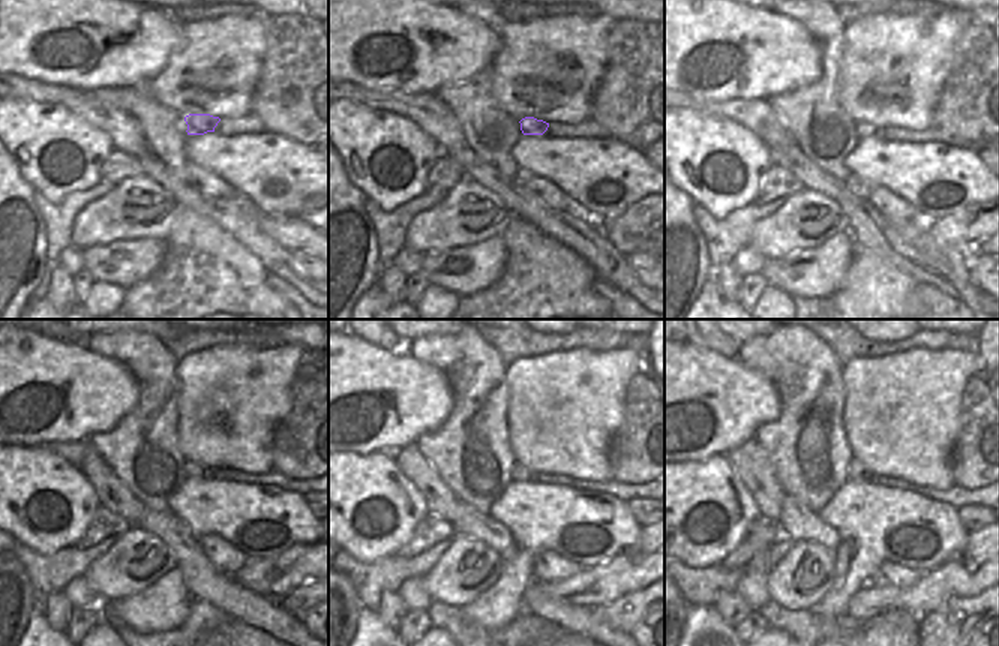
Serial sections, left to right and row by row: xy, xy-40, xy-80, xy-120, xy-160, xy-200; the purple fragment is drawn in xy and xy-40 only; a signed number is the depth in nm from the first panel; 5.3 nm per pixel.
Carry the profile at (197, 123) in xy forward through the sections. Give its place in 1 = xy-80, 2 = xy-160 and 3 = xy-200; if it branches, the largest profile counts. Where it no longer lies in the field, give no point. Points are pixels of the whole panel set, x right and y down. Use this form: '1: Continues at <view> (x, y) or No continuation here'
1: Continues at xy-80 (864, 129)
2: Continues at xy-160 (519, 472)
3: Continues at xy-200 (857, 472)

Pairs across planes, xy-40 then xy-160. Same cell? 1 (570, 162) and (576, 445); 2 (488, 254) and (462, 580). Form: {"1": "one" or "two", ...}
{"1": "two", "2": "two"}

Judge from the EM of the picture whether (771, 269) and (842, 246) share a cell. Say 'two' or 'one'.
one

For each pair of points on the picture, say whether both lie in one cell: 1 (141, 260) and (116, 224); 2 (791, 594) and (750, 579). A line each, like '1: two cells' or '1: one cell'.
1: two cells
2: two cells

